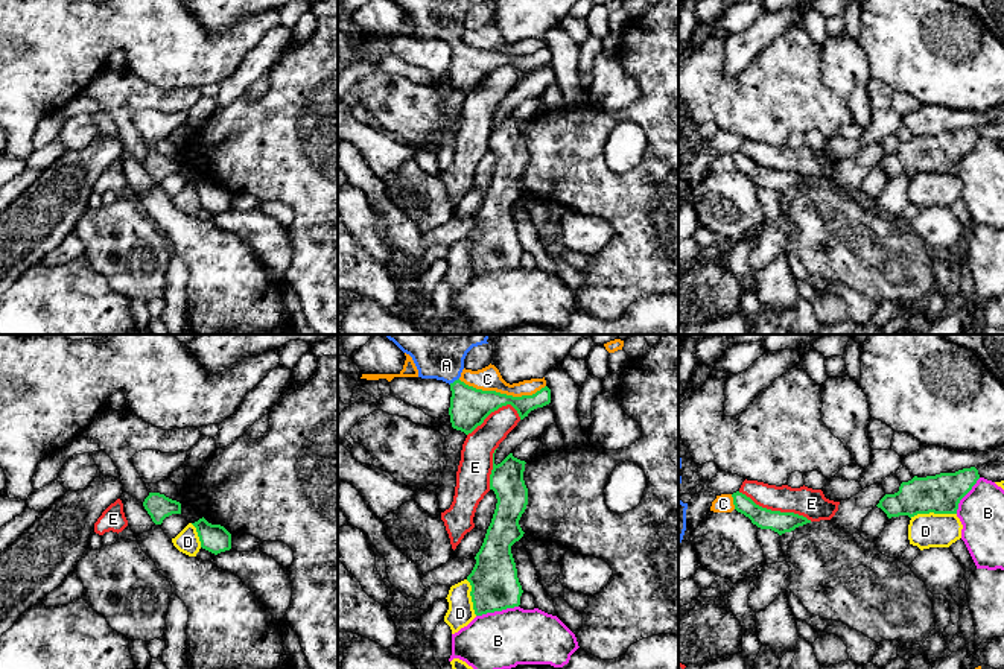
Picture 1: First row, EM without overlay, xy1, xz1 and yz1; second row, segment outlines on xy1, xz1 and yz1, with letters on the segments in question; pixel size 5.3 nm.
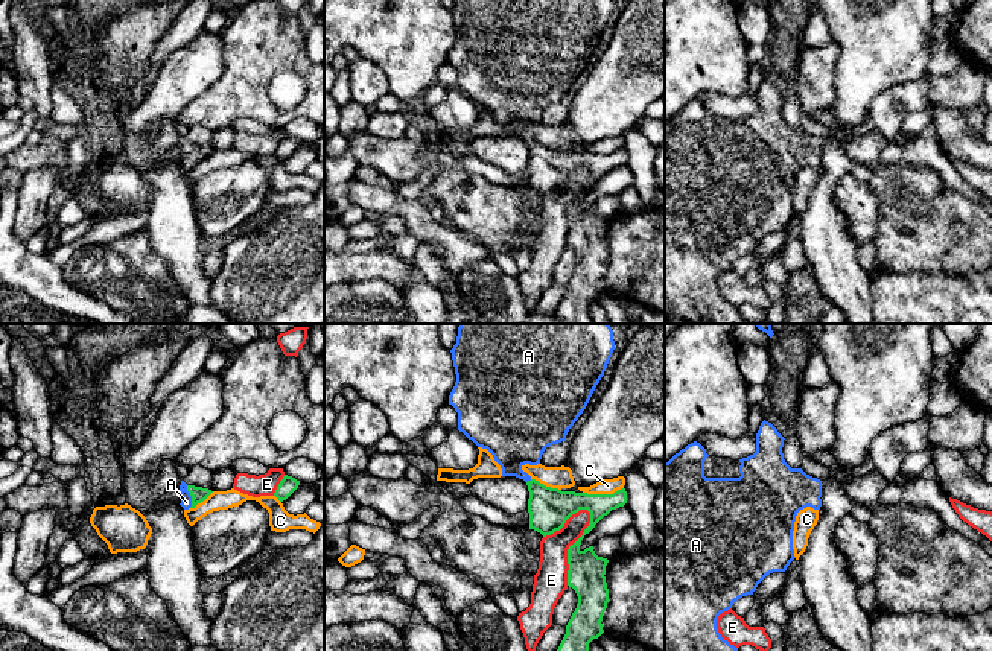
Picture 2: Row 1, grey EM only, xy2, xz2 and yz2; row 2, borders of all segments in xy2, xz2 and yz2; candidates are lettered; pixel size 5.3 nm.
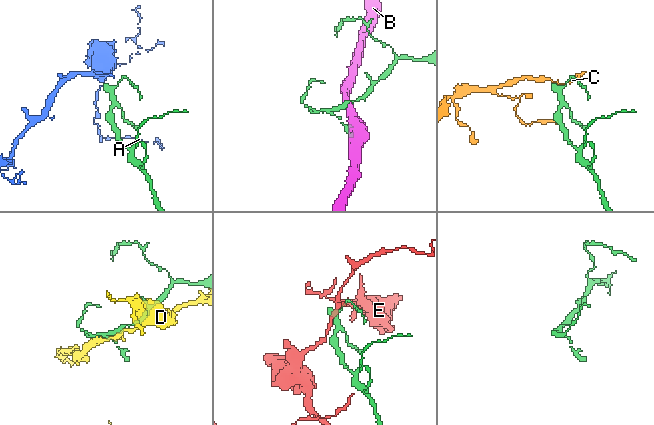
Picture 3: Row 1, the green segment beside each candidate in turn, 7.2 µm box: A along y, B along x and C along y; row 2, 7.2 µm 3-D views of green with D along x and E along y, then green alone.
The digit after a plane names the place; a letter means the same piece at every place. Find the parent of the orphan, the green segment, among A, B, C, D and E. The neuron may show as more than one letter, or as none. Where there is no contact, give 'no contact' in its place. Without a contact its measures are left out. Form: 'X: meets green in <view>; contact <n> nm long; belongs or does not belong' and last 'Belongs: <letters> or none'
A: meets green in xy2; contact 120 nm long; belongs
B: meets green in xz1; contact 240 nm long; does not belong
C: meets green in xz1; contact 460 nm long; does not belong
D: meets green in yz1; contact 240 nm long; does not belong
E: meets green in xz2; contact 420 nm long; does not belong
Belongs: A

